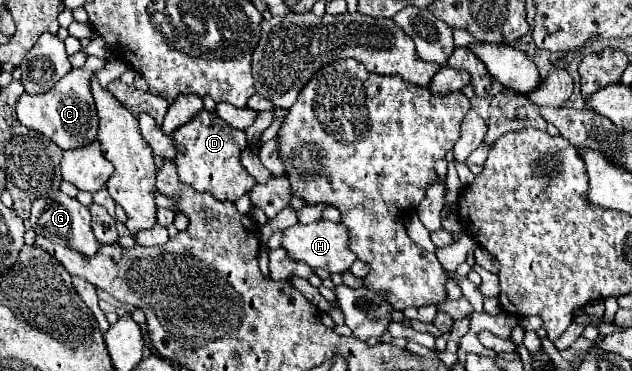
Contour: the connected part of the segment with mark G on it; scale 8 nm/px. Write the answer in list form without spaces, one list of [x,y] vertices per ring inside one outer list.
[[[61,191],[53,197],[39,197],[31,207],[31,227],[39,237],[51,239],[59,245],[65,245],[69,249],[77,249],[85,257],[93,257],[97,253],[97,247],[101,245],[91,231],[91,213],[87,207],[83,207],[77,199],[71,199],[63,195]]]

